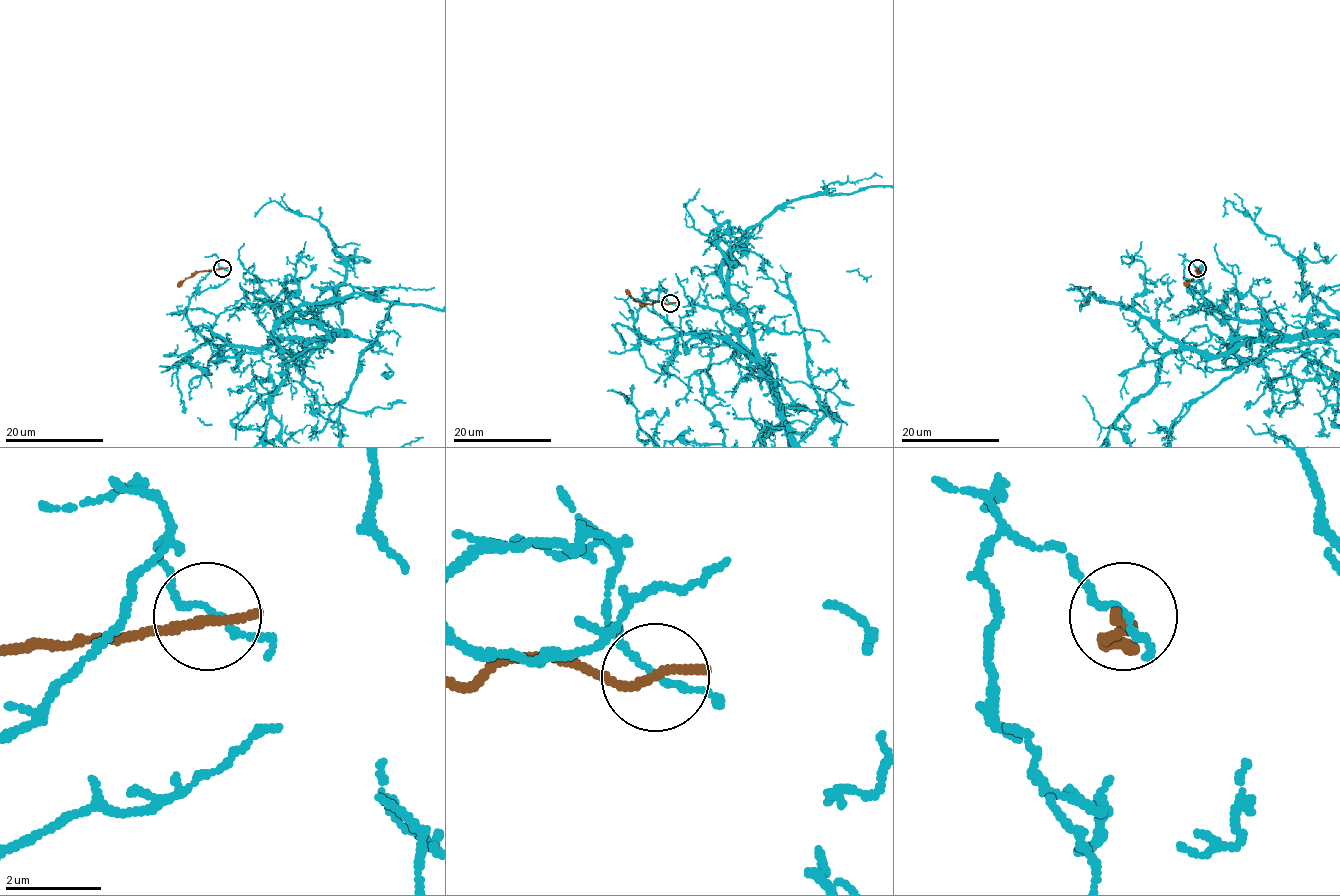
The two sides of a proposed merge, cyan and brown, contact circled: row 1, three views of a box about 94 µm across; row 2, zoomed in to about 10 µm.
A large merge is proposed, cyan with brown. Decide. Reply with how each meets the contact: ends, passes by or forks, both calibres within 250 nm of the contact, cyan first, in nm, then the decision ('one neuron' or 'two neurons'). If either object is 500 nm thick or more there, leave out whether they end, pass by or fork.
cyan passes by; brown ends; calibres 120 and 240 nm; two neurons

